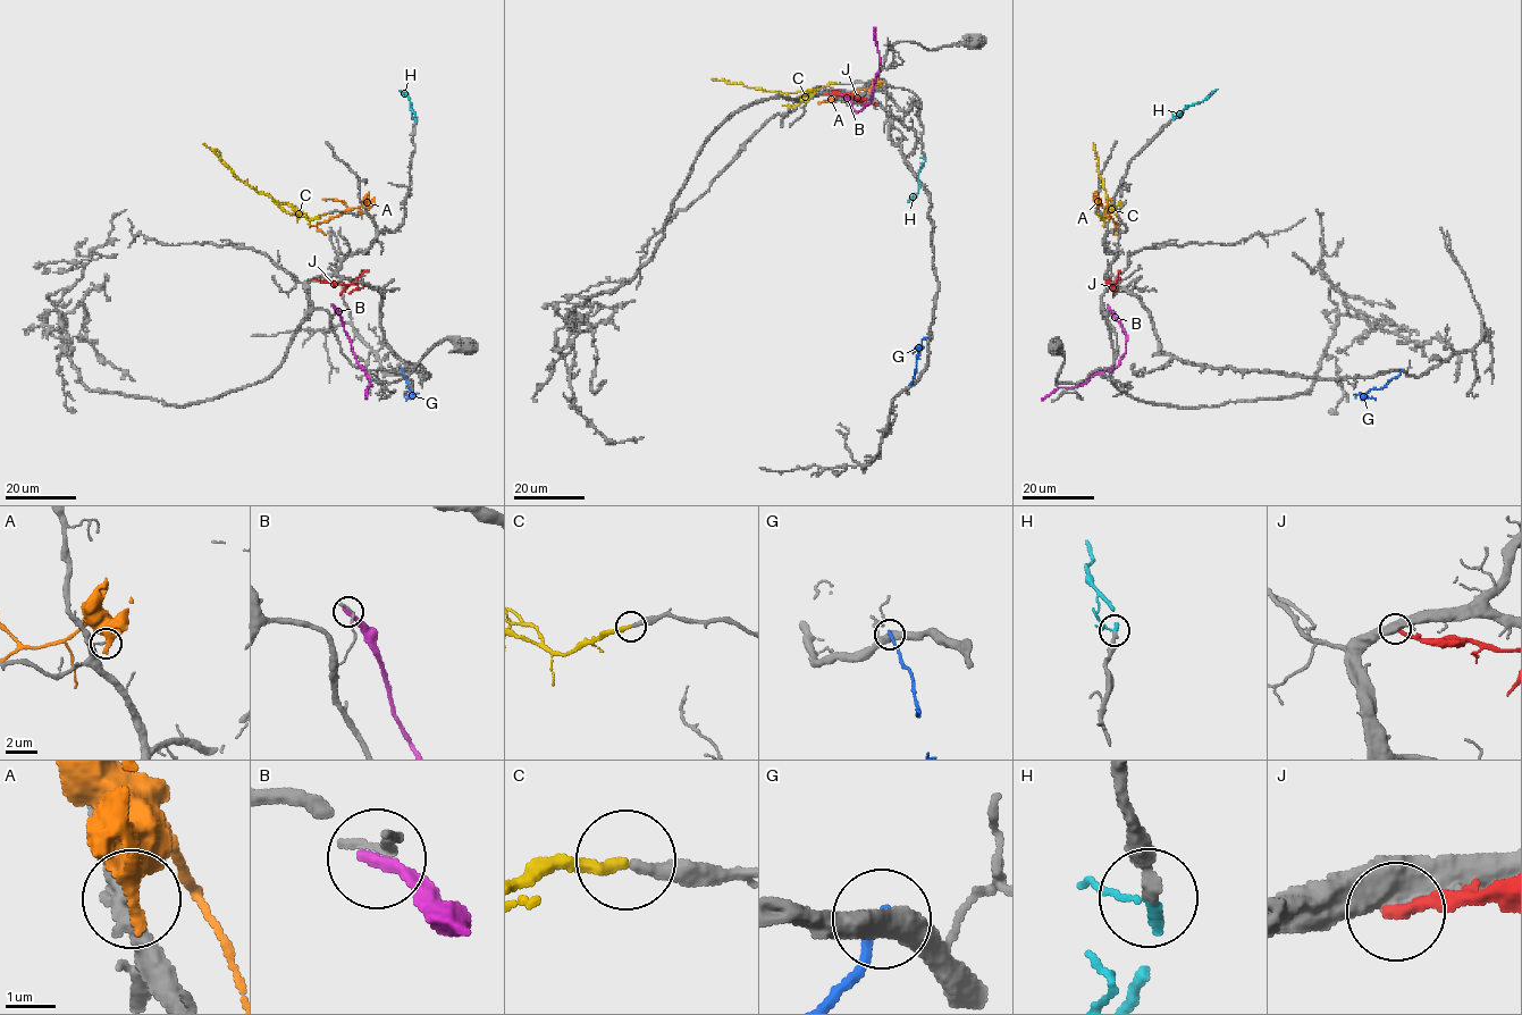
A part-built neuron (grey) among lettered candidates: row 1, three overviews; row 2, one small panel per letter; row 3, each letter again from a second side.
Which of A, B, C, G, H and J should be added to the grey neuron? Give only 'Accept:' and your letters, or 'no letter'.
Accept: C, H

